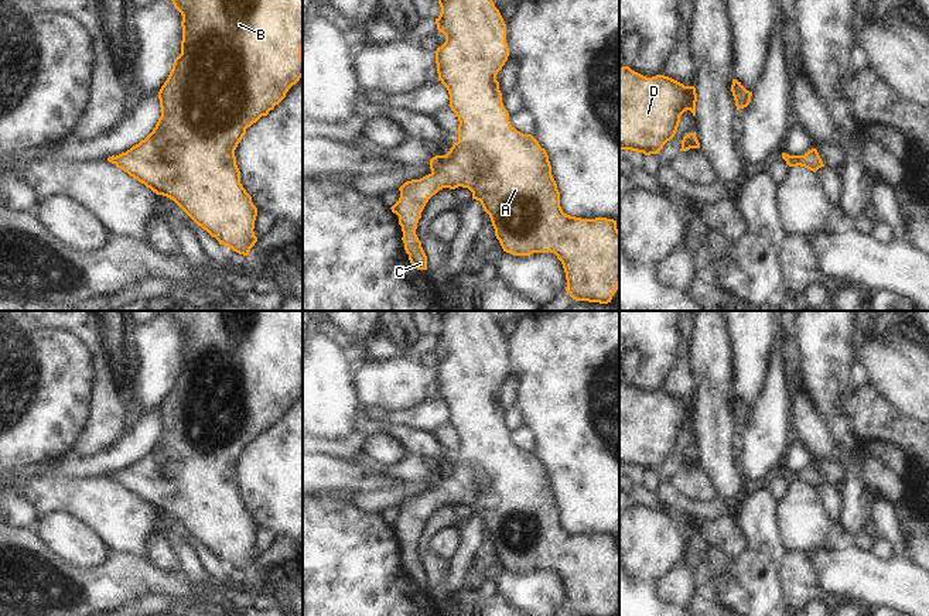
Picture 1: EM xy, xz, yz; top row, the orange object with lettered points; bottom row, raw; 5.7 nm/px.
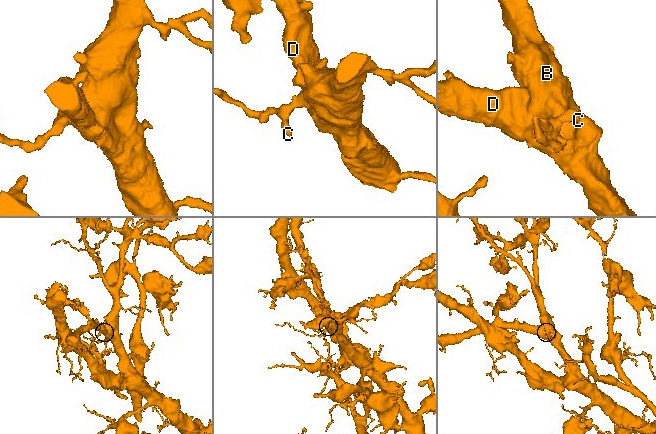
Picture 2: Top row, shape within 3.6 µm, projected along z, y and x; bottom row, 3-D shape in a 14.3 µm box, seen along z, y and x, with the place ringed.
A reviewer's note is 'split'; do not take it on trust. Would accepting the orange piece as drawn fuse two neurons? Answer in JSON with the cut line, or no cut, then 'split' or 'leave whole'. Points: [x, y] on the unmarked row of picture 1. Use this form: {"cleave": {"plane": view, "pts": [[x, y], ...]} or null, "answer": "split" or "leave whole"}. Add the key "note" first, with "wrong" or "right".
{"note": "wrong", "cleave": null, "answer": "leave whole"}

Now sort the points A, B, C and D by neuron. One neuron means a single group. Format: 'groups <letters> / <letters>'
groups A B C D

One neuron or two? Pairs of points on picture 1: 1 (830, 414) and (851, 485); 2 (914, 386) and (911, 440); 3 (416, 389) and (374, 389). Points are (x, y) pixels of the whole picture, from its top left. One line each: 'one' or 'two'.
1: one
2: two
3: one

